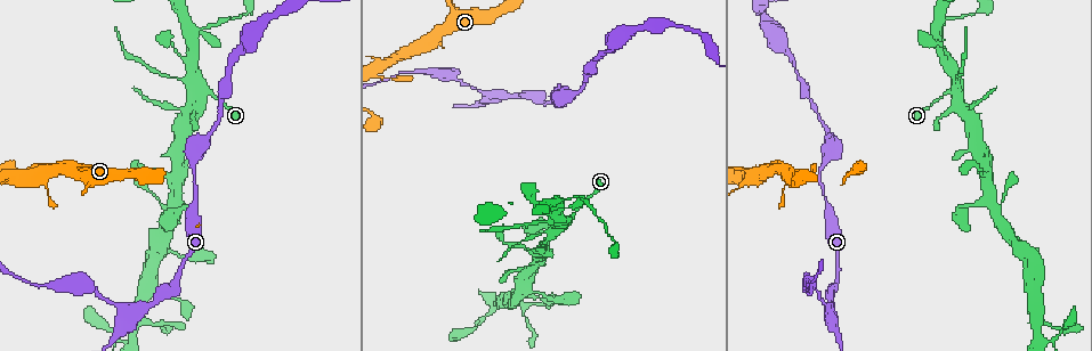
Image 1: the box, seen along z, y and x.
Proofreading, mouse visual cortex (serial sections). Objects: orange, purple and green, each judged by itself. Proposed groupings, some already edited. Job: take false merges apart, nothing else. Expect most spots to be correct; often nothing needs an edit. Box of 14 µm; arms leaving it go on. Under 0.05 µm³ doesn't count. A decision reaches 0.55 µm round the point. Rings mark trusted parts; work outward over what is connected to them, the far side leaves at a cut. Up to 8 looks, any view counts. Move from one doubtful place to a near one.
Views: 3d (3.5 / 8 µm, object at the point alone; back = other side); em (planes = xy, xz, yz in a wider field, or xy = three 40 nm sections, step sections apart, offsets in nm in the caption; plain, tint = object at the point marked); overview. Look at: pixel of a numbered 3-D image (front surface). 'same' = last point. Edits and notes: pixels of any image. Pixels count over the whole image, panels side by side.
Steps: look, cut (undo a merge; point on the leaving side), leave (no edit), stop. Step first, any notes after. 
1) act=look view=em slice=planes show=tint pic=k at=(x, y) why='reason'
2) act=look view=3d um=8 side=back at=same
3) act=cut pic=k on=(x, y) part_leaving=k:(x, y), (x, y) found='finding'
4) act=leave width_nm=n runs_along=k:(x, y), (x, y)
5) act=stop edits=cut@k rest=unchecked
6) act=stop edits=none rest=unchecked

act=look view=3d um=3.5 pic=1 at=(390, 77) why='thick turns thin'

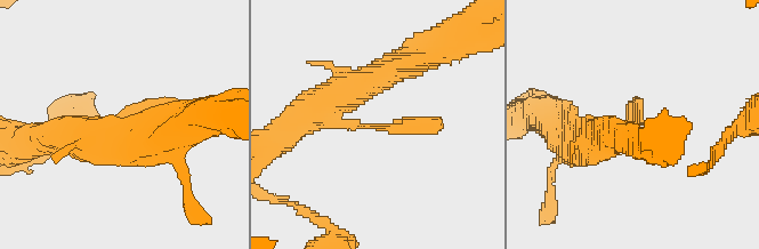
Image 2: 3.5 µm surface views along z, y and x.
act=look view=em slice=xy step=1 show=tint pic=2 at=(375, 123) why='shape alone is not enough'

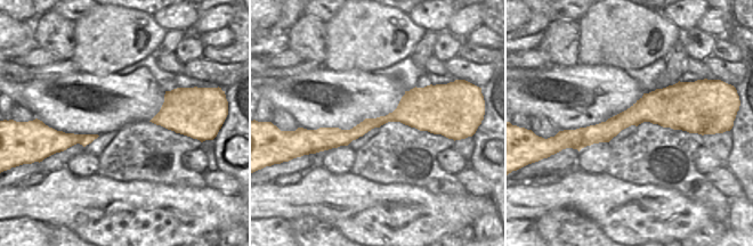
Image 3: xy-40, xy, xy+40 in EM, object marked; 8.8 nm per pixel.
act=leave runs_along=3:(437, 114), (318, 132) found='one cell here'

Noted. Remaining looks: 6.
act=look view=3d um=3.5 pic=1 at=(78, 285) why='branch point'

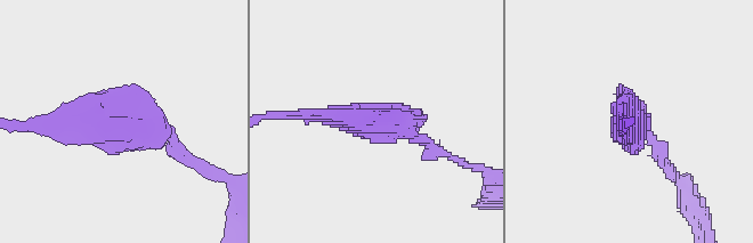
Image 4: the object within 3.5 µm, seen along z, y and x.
act=look view=em slice=planes show=tint pic=4 at=(376, 121) why='now the EM'

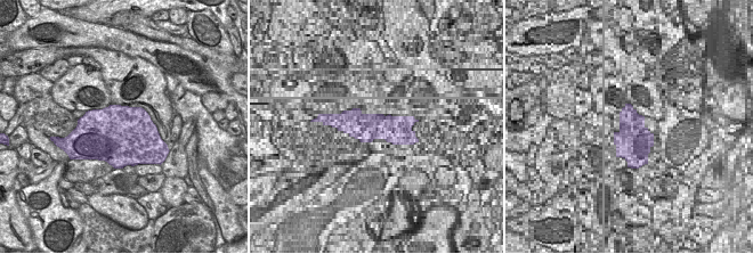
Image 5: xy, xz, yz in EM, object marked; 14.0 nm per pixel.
act=leave runs_along=4:(437, 150), (395, 121), (300, 115) found='all the same cell'

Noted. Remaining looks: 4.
act=look view=3d um=3.5 pic=1 at=(1052, 342)

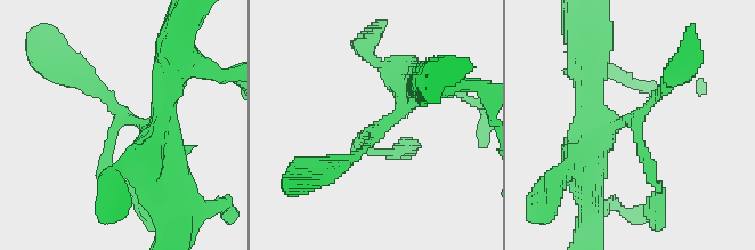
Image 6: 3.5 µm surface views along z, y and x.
act=look view=em slice=planes show=tint pic=6 at=(634, 117) why='need the tissue'

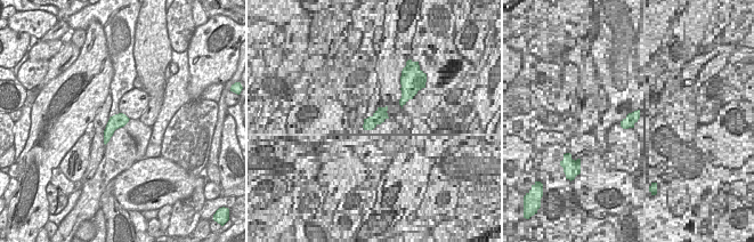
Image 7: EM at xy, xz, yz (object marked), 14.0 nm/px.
act=look view=em slice=xy step=5 show=tint at=same why='another direction'

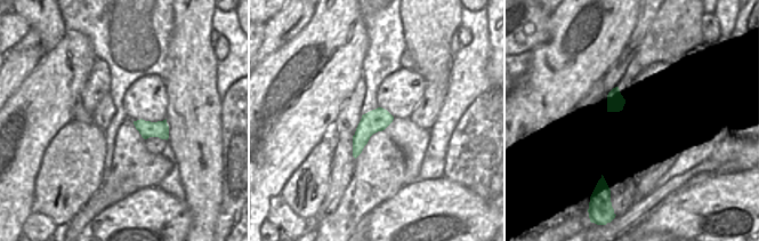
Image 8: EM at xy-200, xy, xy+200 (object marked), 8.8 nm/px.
act=leave runs_along=6:(419, 85), (373, 140), (331, 167) found='one cell here'

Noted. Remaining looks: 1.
act=stop edits=none rest=unchecked

